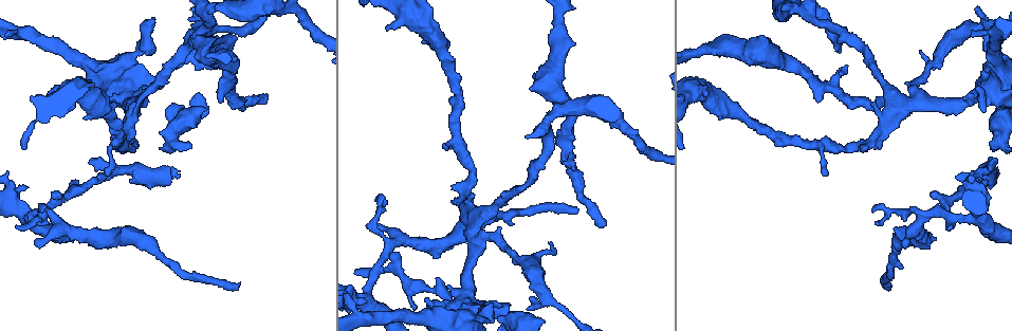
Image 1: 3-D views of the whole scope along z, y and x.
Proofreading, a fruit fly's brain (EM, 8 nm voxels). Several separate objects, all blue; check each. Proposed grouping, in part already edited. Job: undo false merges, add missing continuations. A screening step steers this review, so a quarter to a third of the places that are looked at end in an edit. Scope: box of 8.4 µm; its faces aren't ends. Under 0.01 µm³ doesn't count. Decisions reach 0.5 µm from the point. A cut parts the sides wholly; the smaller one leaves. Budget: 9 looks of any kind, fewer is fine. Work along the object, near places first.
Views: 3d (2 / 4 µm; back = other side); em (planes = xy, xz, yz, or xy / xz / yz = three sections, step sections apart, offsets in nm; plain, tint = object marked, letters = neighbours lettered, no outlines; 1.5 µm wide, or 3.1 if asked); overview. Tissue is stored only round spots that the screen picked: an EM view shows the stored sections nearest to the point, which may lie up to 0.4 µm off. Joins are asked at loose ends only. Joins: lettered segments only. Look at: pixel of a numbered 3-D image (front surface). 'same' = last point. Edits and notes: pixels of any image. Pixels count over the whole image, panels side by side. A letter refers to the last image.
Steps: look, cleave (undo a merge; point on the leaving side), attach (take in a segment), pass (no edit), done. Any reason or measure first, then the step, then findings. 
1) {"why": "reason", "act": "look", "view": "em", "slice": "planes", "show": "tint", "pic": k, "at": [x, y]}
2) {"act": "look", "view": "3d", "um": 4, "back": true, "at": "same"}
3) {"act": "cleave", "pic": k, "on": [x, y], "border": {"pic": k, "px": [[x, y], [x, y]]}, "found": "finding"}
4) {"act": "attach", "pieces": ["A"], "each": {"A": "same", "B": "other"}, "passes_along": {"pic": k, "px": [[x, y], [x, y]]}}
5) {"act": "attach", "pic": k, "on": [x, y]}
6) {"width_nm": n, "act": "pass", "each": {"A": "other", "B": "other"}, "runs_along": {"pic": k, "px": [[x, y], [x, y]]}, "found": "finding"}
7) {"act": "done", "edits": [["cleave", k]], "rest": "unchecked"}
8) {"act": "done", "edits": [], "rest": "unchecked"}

{"why": "tapers out", "act": "look", "view": "em", "slice": "yz", "step": 4, "show": "tint", "pic": 1, "at": [873, 211]}

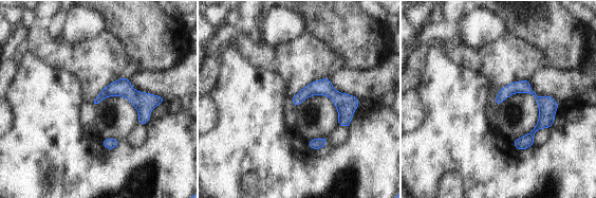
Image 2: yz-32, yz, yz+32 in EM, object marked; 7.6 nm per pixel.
{"why": "cut it another way", "act": "look", "view": "em", "slice": "planes", "show": "letters", "at": "same"}

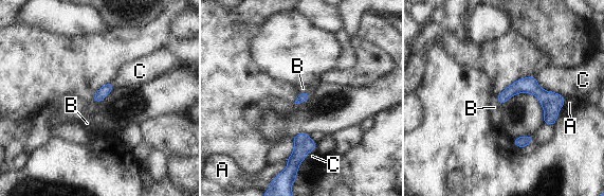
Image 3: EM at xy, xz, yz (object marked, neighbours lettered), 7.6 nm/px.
{"act": "pass", "each": {"A": "other", "B": "other", "C": "other"}, "runs_along": {"pic": 3, "px": [[500, 96], [534, 88], [562, 101]]}, "found": "none of them fits"}

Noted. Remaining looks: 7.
{"why": "free end", "act": "look", "view": "3d", "um": 4, "pic": 1, "at": [133, 102]}

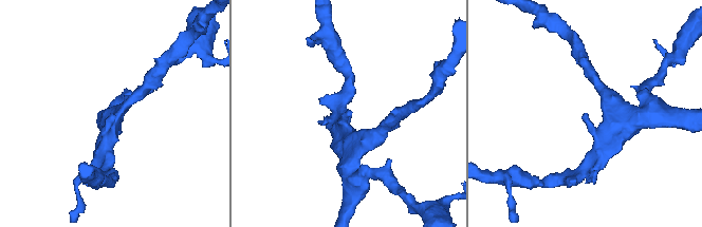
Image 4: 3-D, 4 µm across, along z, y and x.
{"why": "shape alone is not enough", "act": "look", "view": "em", "slice": "planes", "show": "tint", "pic": 4, "at": [586, 115]}

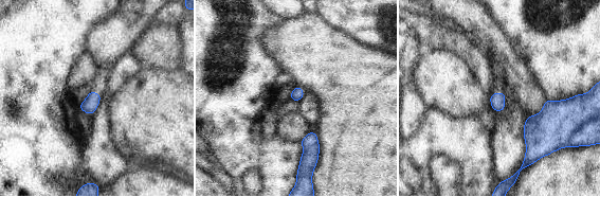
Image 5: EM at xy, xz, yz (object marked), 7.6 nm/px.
{"why": "what lies round it", "act": "look", "view": "em", "slice": "planes", "show": "letters", "at": "same"}

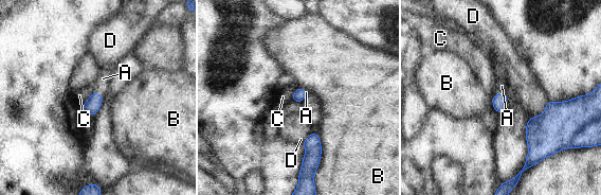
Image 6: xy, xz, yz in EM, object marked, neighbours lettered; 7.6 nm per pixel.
{"longest_contact_nm": ["B", 280], "act": "attach", "pieces": ["A"], "each": {"A": "same", "B": "other", "C": "other", "D": "other"}, "passes_along": {"pic": 6, "px": [[93, 104], [98, 94], [103, 78]]}, "found": "the neuron continues"}

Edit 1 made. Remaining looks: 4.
{"act": "look", "view": "overview"}

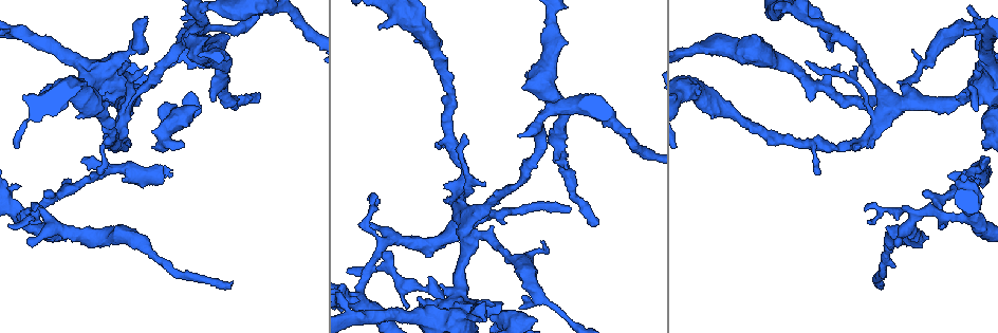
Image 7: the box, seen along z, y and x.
{"why": "free end", "act": "look", "view": "em", "slice": "xy", "step": 8, "show": "tint", "pic": 7, "at": [985, 148]}

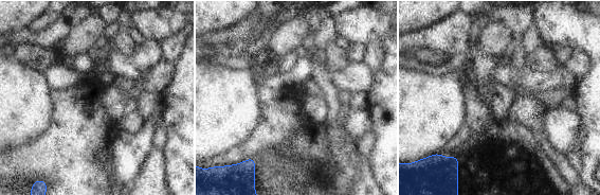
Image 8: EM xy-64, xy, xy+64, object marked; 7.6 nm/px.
{"why": "cut it another way", "act": "look", "view": "em", "slice": "planes", "show": "letters", "at": "same"}

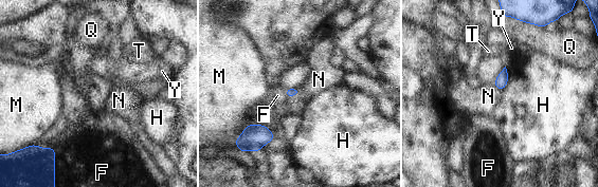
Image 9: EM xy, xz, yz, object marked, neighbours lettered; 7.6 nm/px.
{"act": "pass", "each": {"F": "other", "H": "other", "M": "other", "N": "other", "Q": "other", "T": "other", "Y": "other"}, "border": {"pic": 9, "px": [[300, 89], [296, 94], [287, 98]]}, "found": "none of them fits"}

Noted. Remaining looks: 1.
{"act": "done", "edits": [["attach", 6]], "rest": "unchecked"}

